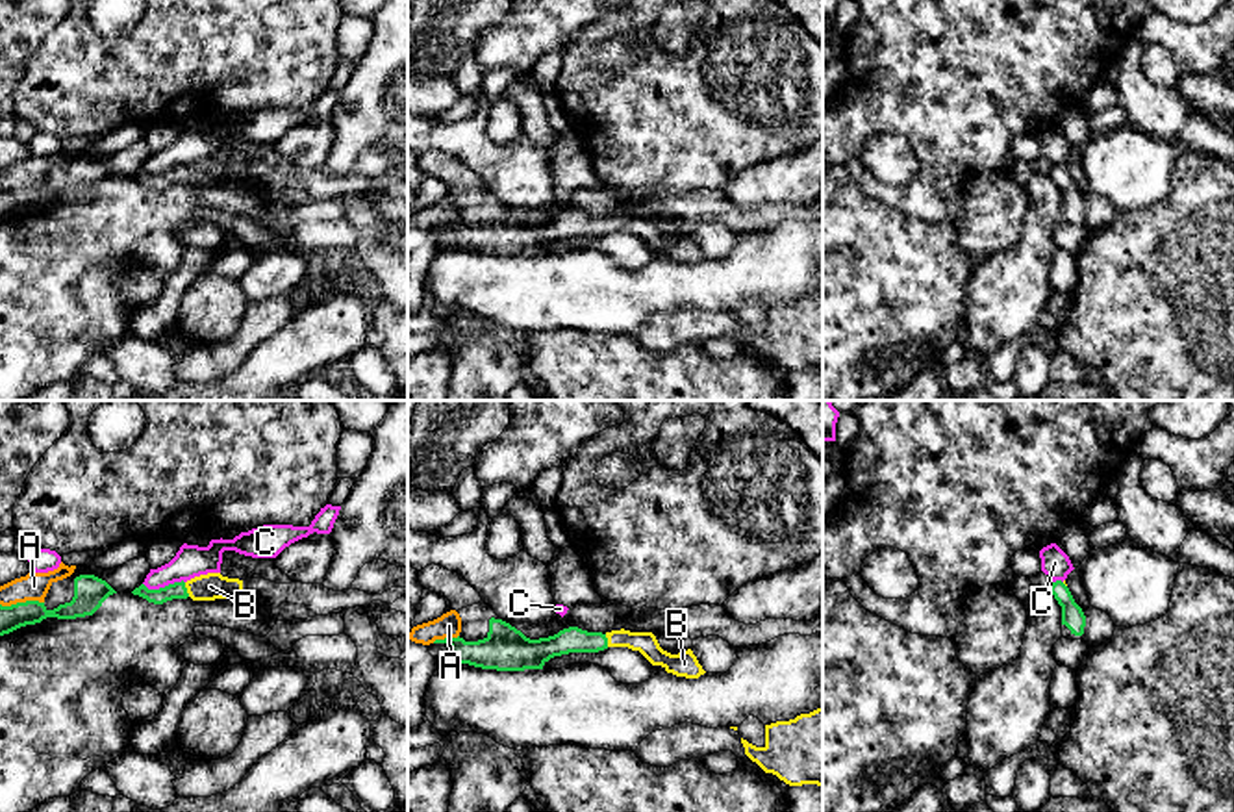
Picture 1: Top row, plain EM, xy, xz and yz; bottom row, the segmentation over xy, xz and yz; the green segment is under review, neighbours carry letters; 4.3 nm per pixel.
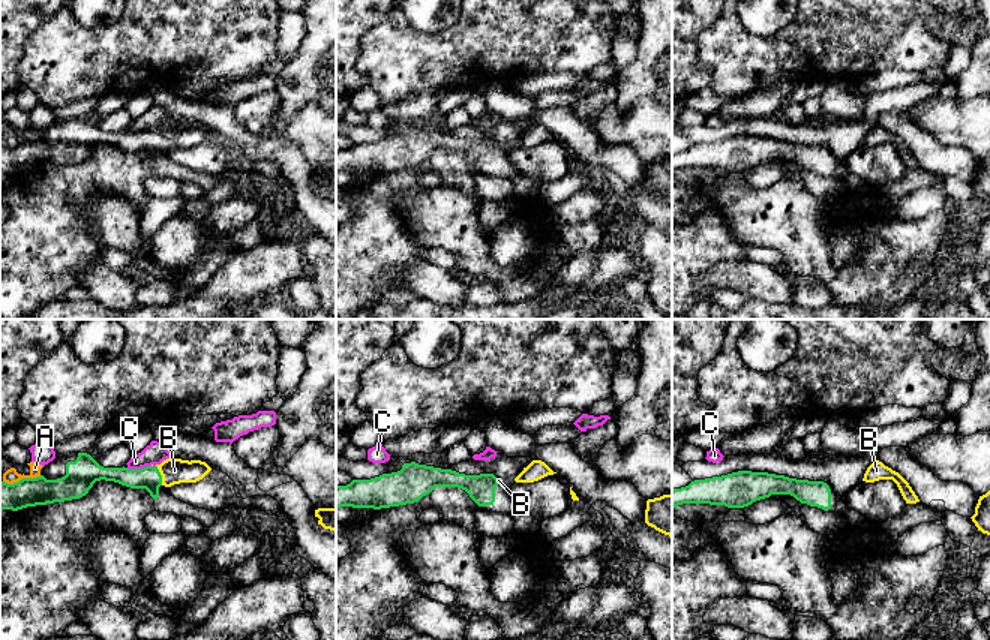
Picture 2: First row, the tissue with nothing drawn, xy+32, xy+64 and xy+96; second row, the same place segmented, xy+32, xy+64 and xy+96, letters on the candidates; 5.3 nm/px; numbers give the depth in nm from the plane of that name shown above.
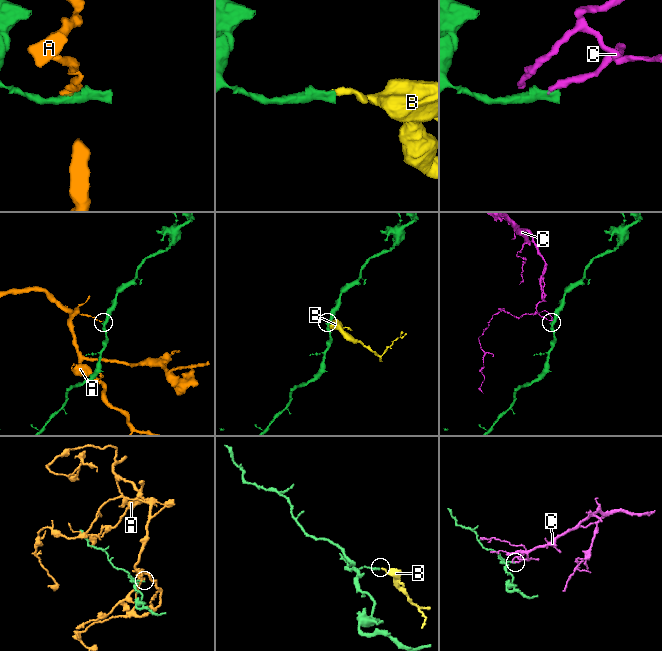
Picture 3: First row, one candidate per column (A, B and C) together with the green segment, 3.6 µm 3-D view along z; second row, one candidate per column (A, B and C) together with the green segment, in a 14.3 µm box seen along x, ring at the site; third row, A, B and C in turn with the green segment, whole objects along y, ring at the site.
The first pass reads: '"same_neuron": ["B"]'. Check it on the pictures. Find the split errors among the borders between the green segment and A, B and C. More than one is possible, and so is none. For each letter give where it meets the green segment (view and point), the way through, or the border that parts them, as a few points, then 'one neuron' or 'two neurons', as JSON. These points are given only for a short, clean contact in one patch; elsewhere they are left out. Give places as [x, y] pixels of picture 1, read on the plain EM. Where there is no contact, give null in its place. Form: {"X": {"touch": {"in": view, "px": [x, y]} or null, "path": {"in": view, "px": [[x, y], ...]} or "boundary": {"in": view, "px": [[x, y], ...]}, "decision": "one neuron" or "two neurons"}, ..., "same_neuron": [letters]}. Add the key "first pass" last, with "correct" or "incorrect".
{"A": {"touch": {"in": "xz", "px": [445, 223]}, "boundary": {"in": "xz", "px": [[458, 219], [432, 227]]}, "decision": "two neurons"}, "B": {"touch": {"in": "xy", "px": [186, 175]}, "path": {"in": "xy", "px": [[176, 175], [186, 175], [210, 171]]}, "decision": "one neuron"}, "C": {"touch": {"in": "xy", "px": [165, 171]}, "boundary": {"in": "xy", "px": [[184, 165], [158, 173], [143, 169]]}, "decision": "two neurons"}, "same_neuron": ["B"], "first pass": "correct"}

